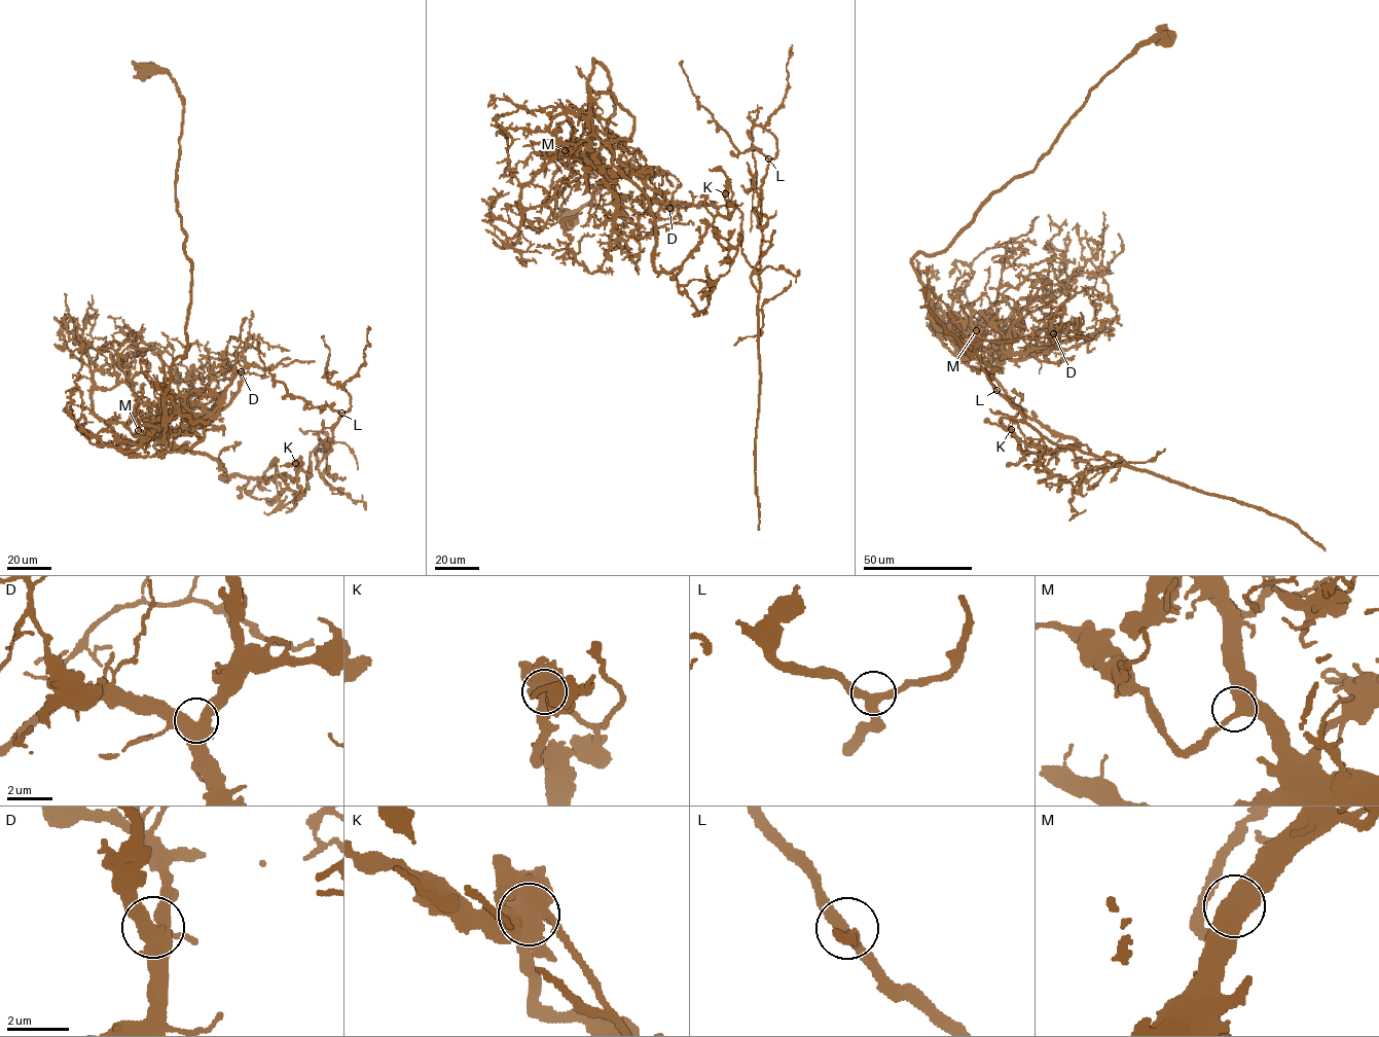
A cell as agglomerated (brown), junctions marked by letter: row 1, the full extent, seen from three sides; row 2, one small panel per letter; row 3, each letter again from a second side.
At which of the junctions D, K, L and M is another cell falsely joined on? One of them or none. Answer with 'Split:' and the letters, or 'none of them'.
Split: K

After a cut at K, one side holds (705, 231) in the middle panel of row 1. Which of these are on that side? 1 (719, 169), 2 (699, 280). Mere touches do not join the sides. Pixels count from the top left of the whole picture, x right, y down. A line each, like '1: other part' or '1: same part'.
1: same part
2: same part

